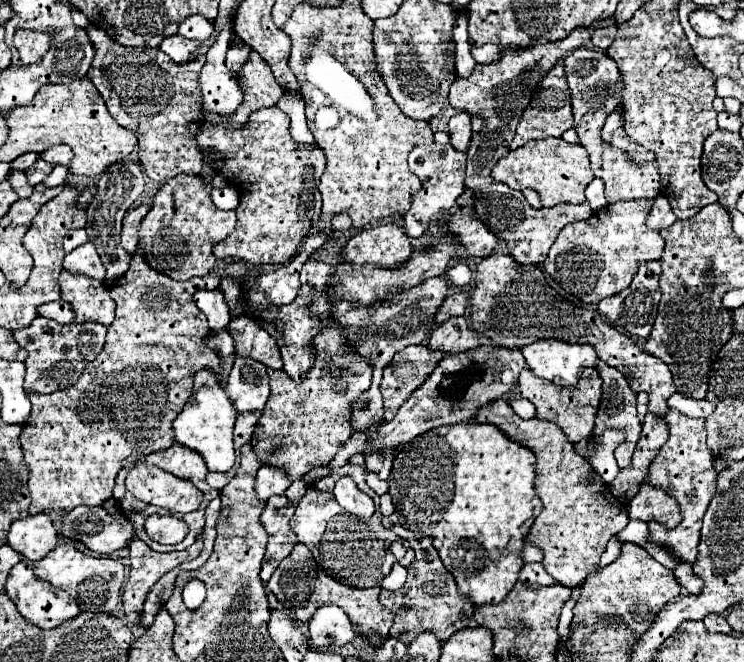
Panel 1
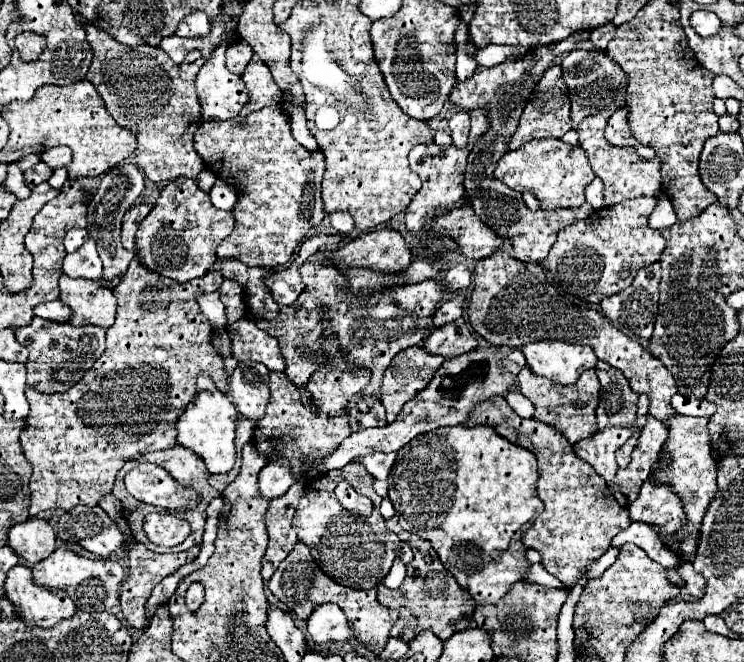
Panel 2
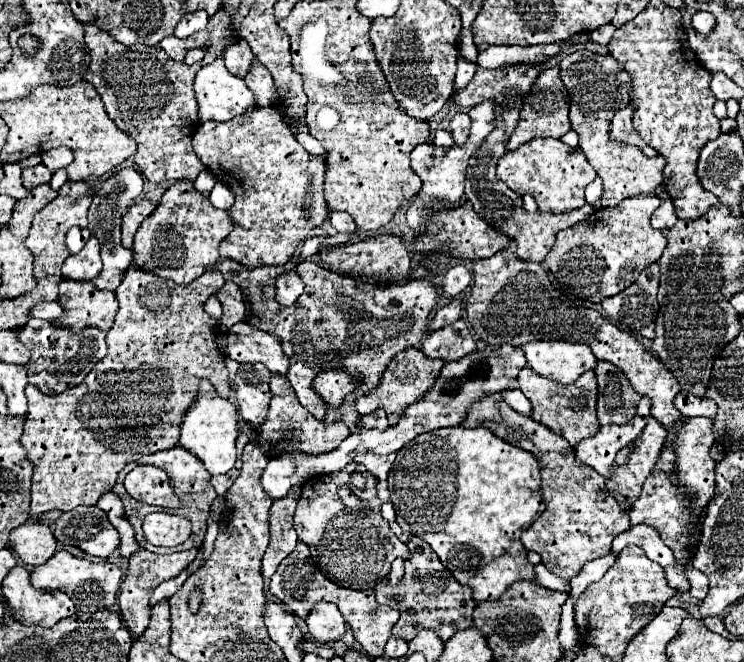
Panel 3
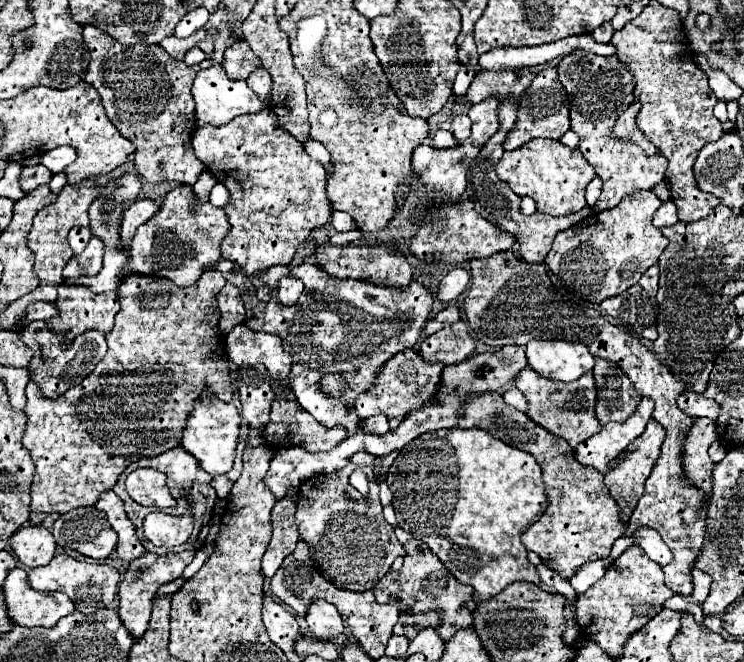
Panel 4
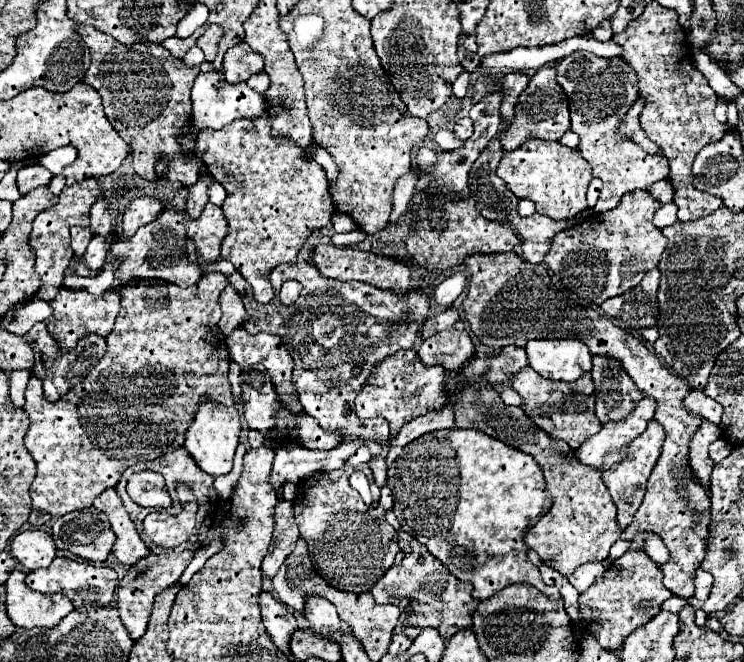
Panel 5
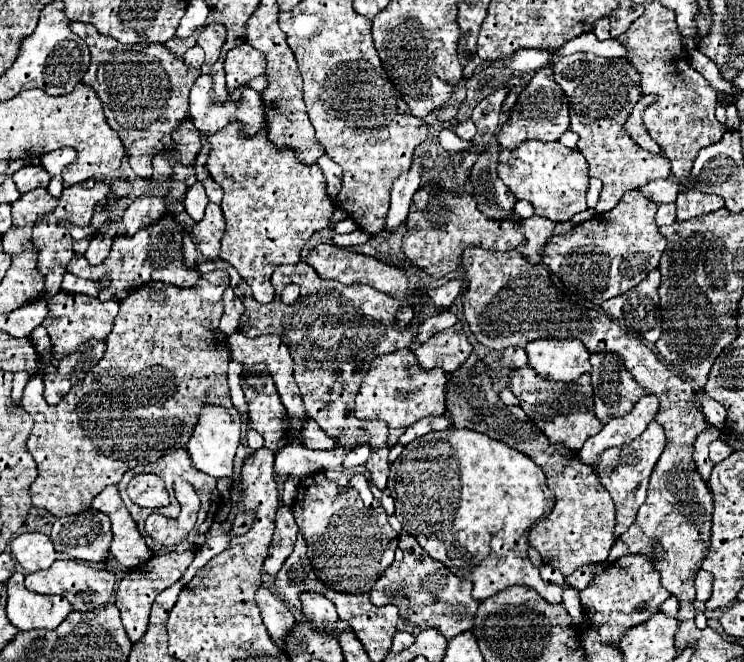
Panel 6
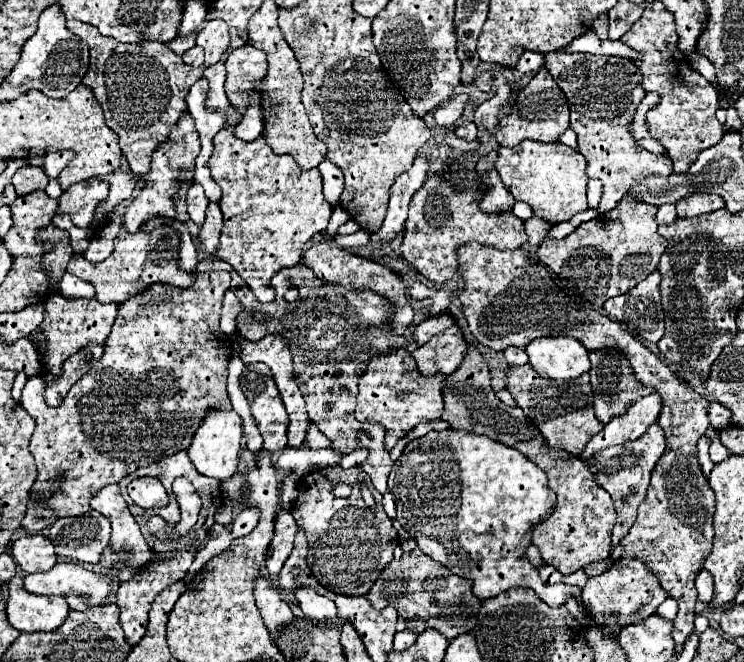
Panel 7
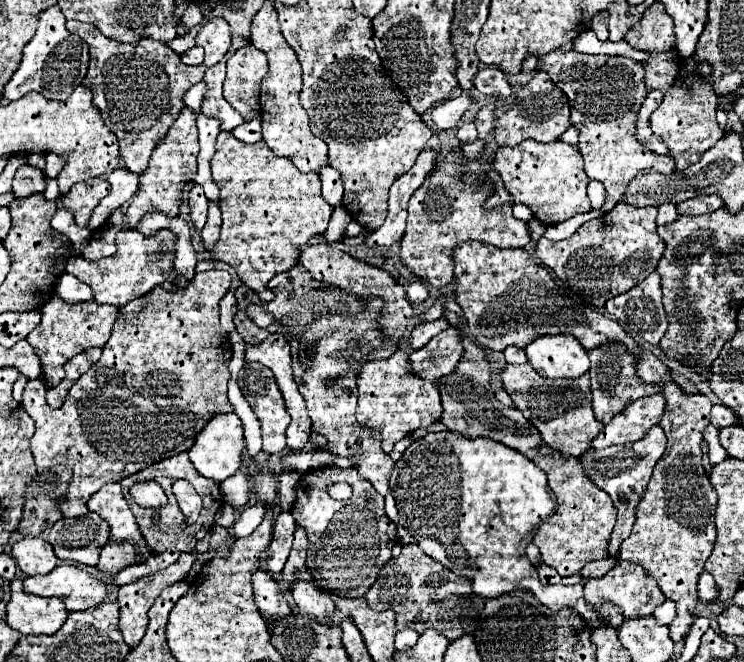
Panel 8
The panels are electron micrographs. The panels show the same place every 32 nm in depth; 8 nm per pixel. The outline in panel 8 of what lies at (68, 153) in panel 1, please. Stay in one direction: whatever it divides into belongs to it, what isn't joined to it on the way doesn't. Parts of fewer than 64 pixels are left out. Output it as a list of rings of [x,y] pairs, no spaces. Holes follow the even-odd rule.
[[[46,154],[46,176],[48,178],[56,178],[58,172],[62,170],[64,166],[64,156],[58,156],[58,154]]]

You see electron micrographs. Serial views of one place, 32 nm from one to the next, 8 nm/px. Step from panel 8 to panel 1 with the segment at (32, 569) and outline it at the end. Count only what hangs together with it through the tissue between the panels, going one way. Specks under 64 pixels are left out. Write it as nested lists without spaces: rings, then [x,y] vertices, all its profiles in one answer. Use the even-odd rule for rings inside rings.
[[[48,514],[16,520],[8,532],[8,544],[26,560],[36,562],[56,548],[58,534]]]

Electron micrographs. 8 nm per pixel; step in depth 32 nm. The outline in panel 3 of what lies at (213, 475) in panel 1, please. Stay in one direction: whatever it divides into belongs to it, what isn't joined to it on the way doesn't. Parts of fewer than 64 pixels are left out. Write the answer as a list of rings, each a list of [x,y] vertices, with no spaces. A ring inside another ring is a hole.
[[[238,460],[236,464],[234,464],[234,468],[226,474],[226,476],[212,476],[212,480],[210,480],[210,484],[214,486],[214,490],[218,492],[218,496],[224,496],[226,492],[228,492],[228,488],[234,484],[234,480],[240,476],[240,468],[242,468],[242,462]]]

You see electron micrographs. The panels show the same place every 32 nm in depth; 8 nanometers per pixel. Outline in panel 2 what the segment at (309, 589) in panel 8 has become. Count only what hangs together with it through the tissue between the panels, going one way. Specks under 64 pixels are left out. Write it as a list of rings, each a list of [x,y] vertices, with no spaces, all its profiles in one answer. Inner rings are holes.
[[[318,604],[306,624],[316,646],[328,642],[346,642],[350,638],[350,624],[336,604]]]

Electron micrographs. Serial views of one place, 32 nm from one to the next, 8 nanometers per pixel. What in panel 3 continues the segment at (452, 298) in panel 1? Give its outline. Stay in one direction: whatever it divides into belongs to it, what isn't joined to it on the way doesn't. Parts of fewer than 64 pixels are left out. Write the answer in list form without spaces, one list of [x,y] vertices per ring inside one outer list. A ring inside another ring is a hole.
[[[454,298],[450,304],[446,304],[444,308],[440,308],[438,312],[436,312],[436,316],[430,320],[430,324],[428,324],[428,332],[434,332],[434,330],[440,330],[440,328],[444,328],[444,326],[448,326],[448,324],[454,324],[456,320],[460,320],[460,310],[462,310],[462,302],[460,302],[460,298]]]

